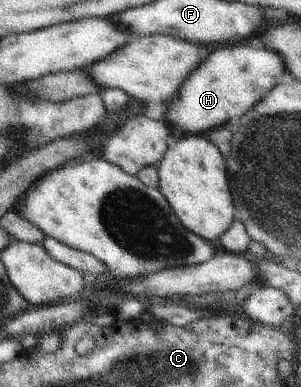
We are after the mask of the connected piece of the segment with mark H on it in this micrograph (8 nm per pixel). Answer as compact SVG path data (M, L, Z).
M227 46L206 54L201 64L187 76L181 84L177 98L171 103L165 102L168 109L165 118L183 132L207 132L219 128L231 118L239 118L254 105L261 102L279 83L279 77L285 72L281 54L267 48L251 46Z

